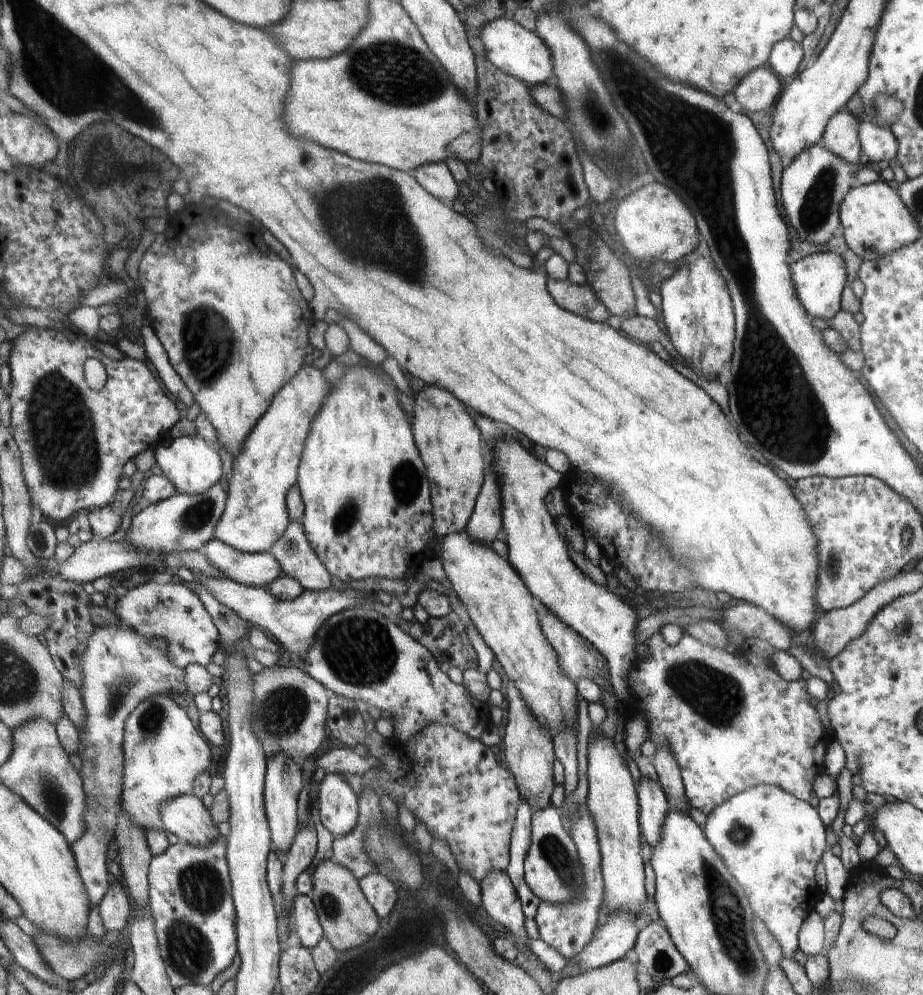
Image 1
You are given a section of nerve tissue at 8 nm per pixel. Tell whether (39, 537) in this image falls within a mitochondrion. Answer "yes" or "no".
yes

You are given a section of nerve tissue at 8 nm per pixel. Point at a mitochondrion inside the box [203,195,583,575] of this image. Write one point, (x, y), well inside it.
(405, 482)

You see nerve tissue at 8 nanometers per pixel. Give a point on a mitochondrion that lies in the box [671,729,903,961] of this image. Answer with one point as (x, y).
(738, 834)

